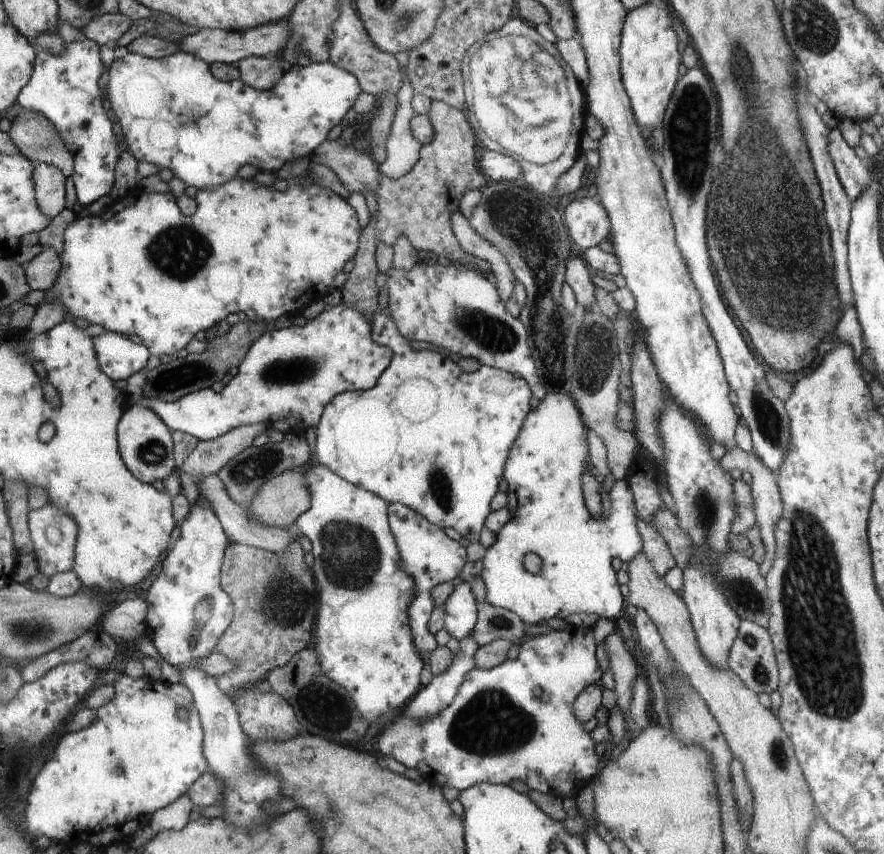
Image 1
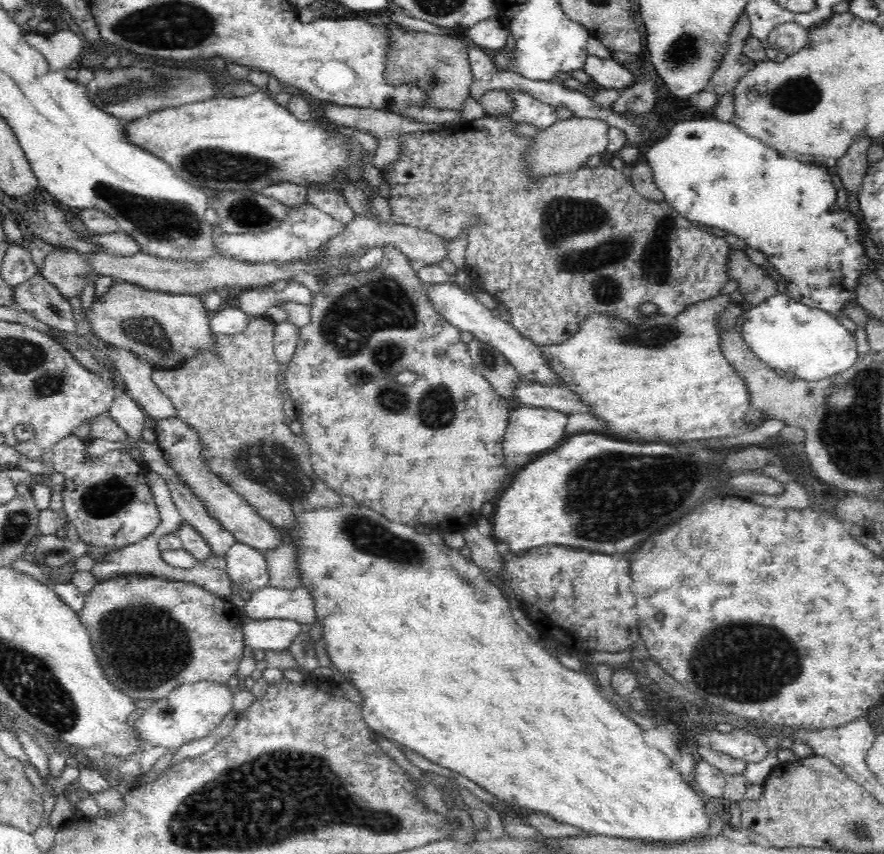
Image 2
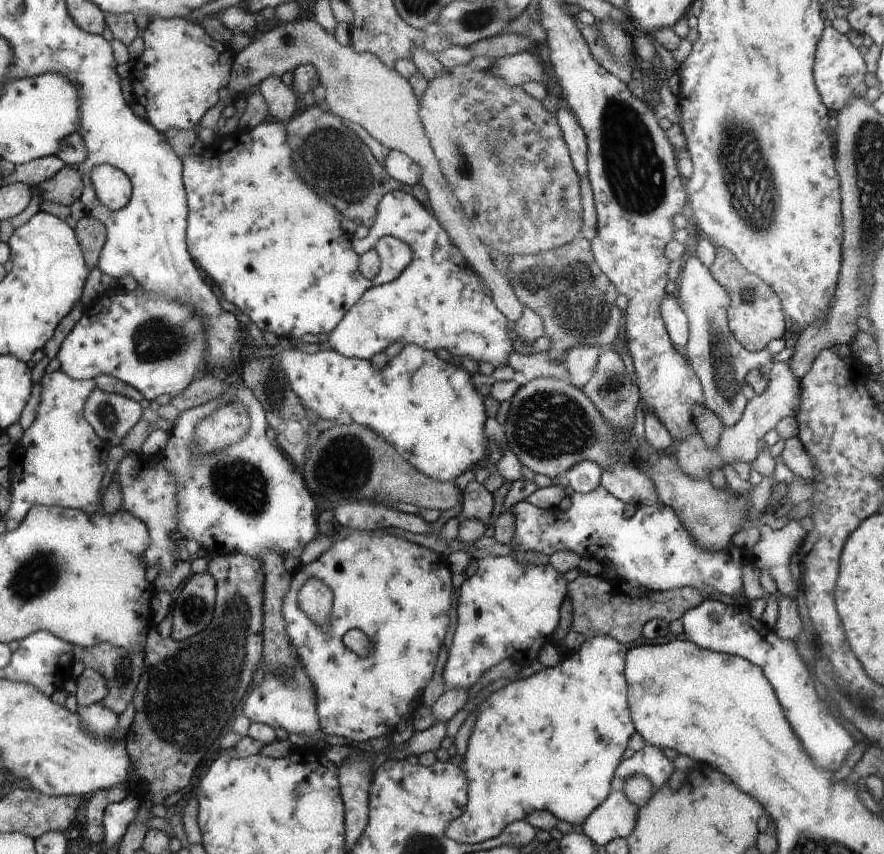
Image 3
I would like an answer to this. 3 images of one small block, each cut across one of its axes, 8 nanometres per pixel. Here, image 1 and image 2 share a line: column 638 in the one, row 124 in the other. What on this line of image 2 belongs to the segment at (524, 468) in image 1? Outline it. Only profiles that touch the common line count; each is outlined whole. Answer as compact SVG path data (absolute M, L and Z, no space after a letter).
M504 90L514 101L514 112L510 114L498 114L498 117L506 117L510 121L520 124L521 122L528 122L540 129L540 132L550 128L557 122L558 115L556 115L556 108L536 100L533 96L525 92L516 92L515 90Z

